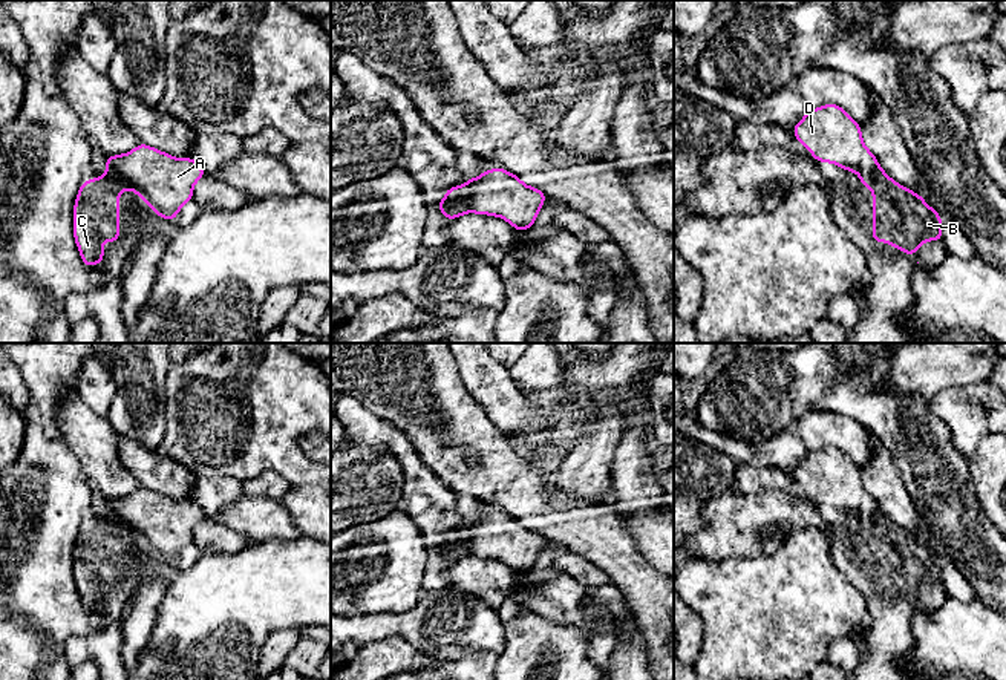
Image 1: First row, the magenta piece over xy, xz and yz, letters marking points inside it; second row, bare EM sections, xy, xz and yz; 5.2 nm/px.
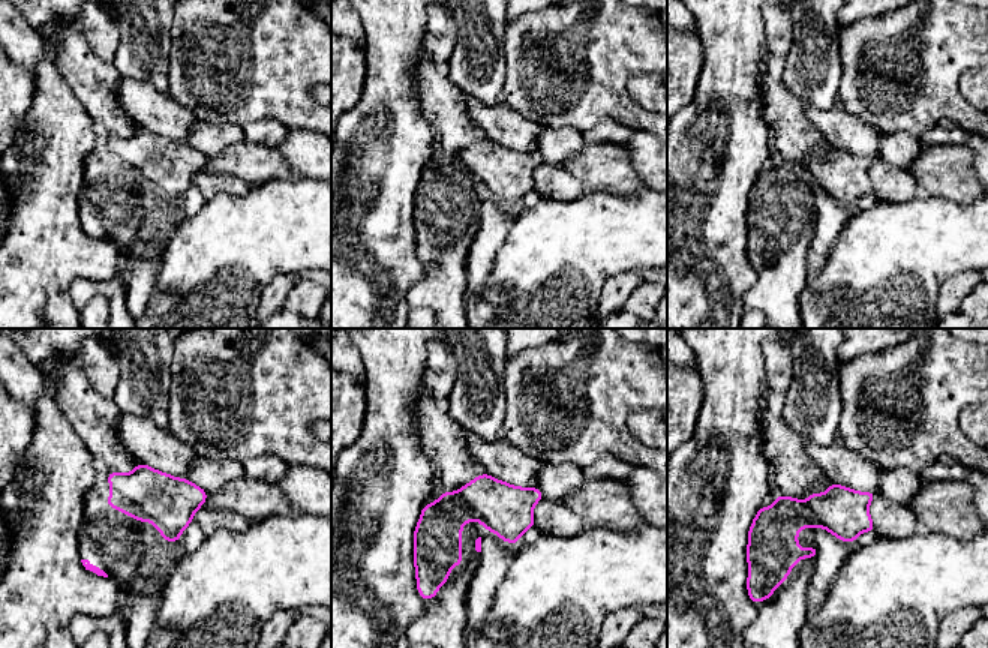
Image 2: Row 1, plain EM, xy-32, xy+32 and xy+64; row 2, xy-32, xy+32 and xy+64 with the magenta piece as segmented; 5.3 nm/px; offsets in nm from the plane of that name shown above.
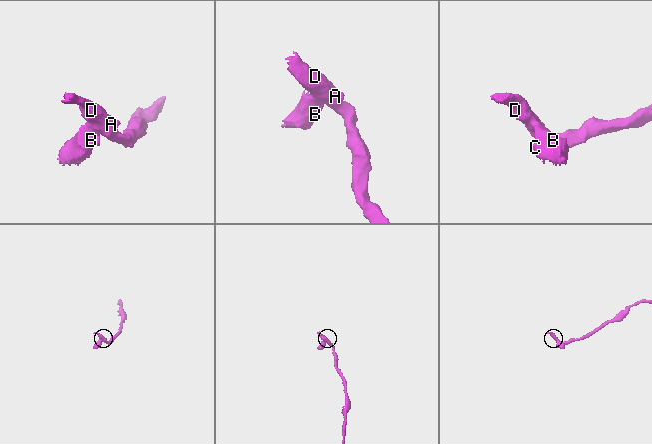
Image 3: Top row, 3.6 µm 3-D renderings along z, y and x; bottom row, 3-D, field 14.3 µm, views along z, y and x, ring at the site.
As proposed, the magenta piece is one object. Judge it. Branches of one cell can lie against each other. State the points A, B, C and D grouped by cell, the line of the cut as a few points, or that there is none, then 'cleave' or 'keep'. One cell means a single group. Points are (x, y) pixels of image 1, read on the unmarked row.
groups A D / B C; cut xz (447, 541), (460, 541), (469, 553); cleave

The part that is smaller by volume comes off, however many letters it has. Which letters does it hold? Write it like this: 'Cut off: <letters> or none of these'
Cut off: B, C

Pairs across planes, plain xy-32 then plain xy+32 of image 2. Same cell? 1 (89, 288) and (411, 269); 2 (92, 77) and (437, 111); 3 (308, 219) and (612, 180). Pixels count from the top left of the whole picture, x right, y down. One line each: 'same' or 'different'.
1: different
2: same
3: different

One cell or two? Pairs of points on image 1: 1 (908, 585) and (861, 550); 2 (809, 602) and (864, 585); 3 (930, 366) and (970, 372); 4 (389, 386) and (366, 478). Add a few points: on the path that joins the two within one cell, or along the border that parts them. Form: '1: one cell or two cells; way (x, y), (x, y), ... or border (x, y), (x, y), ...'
1: one cell; way (896, 573), (887, 564), (873, 561)
2: two cells; border (833, 559), (833, 564), (864, 596), (868, 621)
3: one cell; way (939, 366), (960, 366)
4: two cells; border (354, 395), (365, 408), (397, 426), (409, 441)

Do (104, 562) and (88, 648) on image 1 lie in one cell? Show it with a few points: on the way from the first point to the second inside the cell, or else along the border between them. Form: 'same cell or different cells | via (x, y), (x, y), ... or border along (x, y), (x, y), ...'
same cell | via (112, 584), (112, 627), (109, 630)

